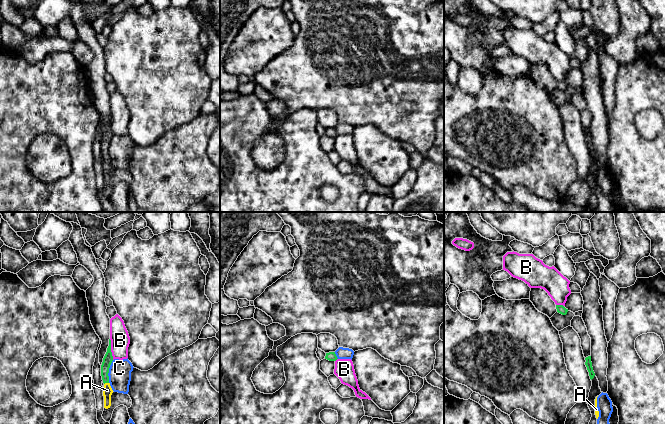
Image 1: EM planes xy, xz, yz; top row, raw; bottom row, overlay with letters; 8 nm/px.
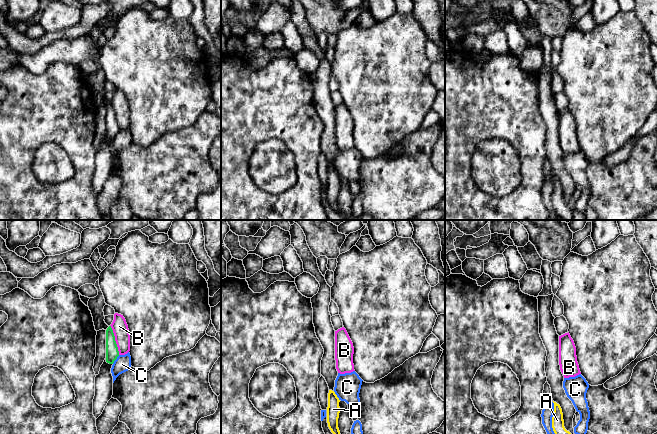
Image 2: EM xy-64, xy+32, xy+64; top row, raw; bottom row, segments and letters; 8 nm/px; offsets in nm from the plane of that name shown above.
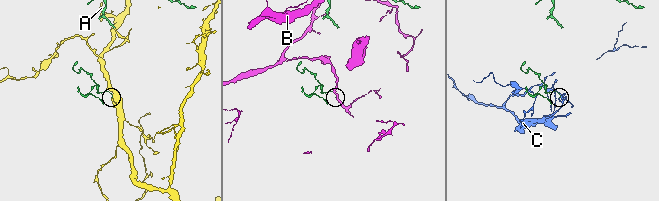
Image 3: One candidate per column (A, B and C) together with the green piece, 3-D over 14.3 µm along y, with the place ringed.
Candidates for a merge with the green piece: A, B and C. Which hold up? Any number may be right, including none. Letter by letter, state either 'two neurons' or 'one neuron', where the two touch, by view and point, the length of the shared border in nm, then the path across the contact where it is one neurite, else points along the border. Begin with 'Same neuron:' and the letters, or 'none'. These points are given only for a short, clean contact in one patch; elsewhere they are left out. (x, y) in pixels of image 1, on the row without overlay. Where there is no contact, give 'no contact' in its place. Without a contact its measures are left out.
Same neuron: none
A: two neurons; meets green in xy at (106, 158); contact 40 nm long
B: two neurons; meets green in xy at (110, 125); contact 170 nm long
C: two neurons; meets green in xy at (108, 147); contact 190 nm long; border along xy (113, 136), (109, 144), (108, 158)

